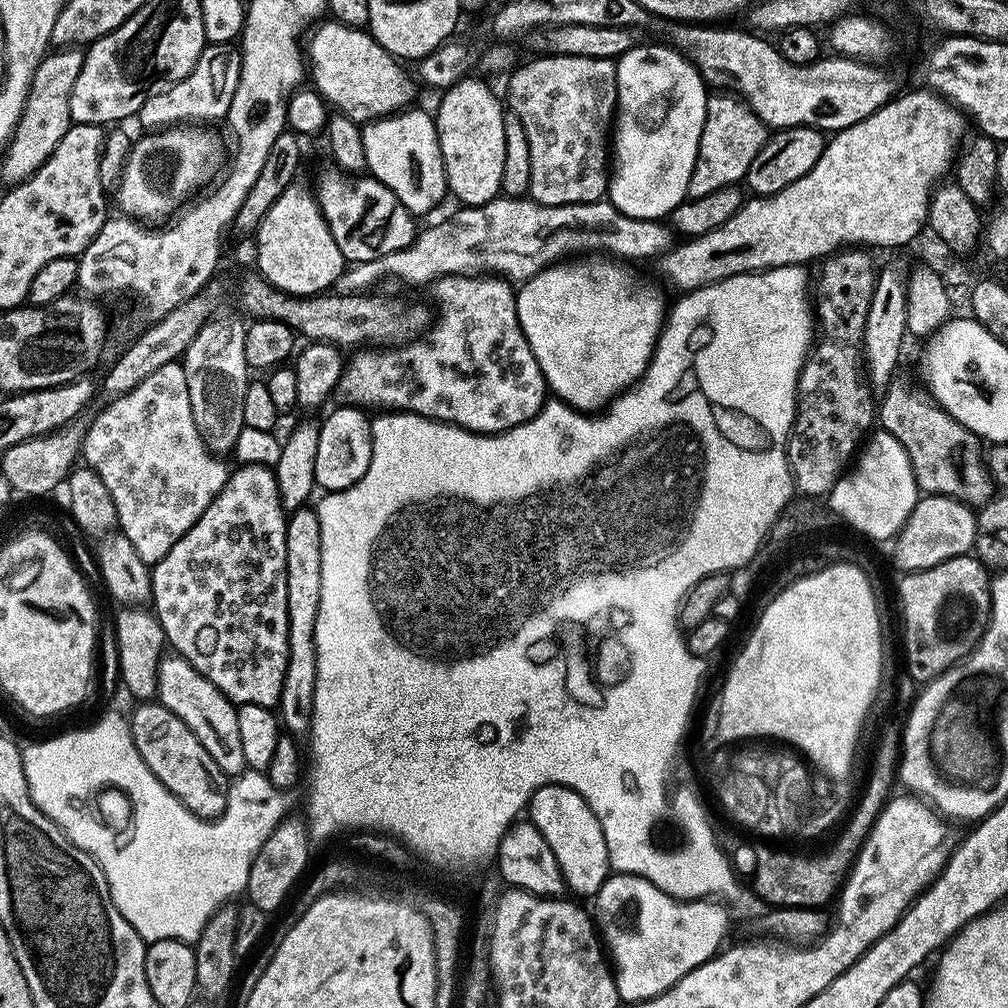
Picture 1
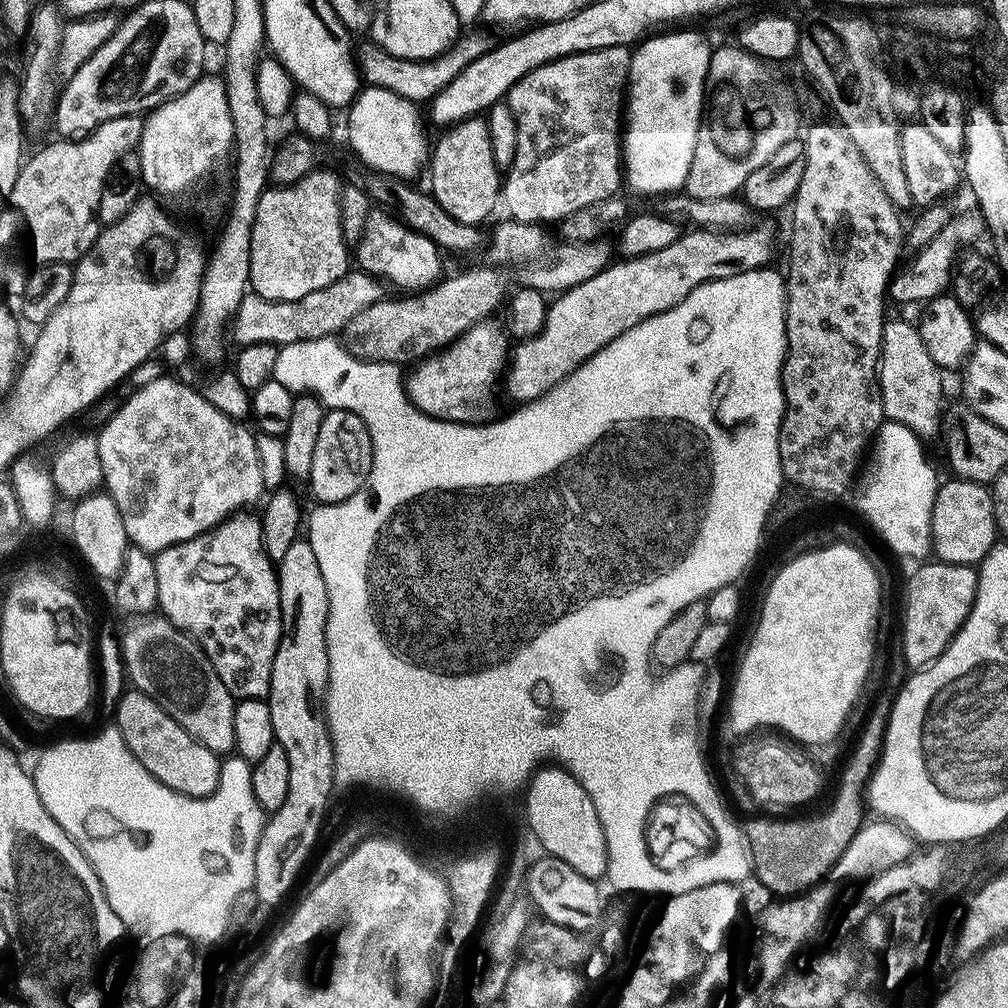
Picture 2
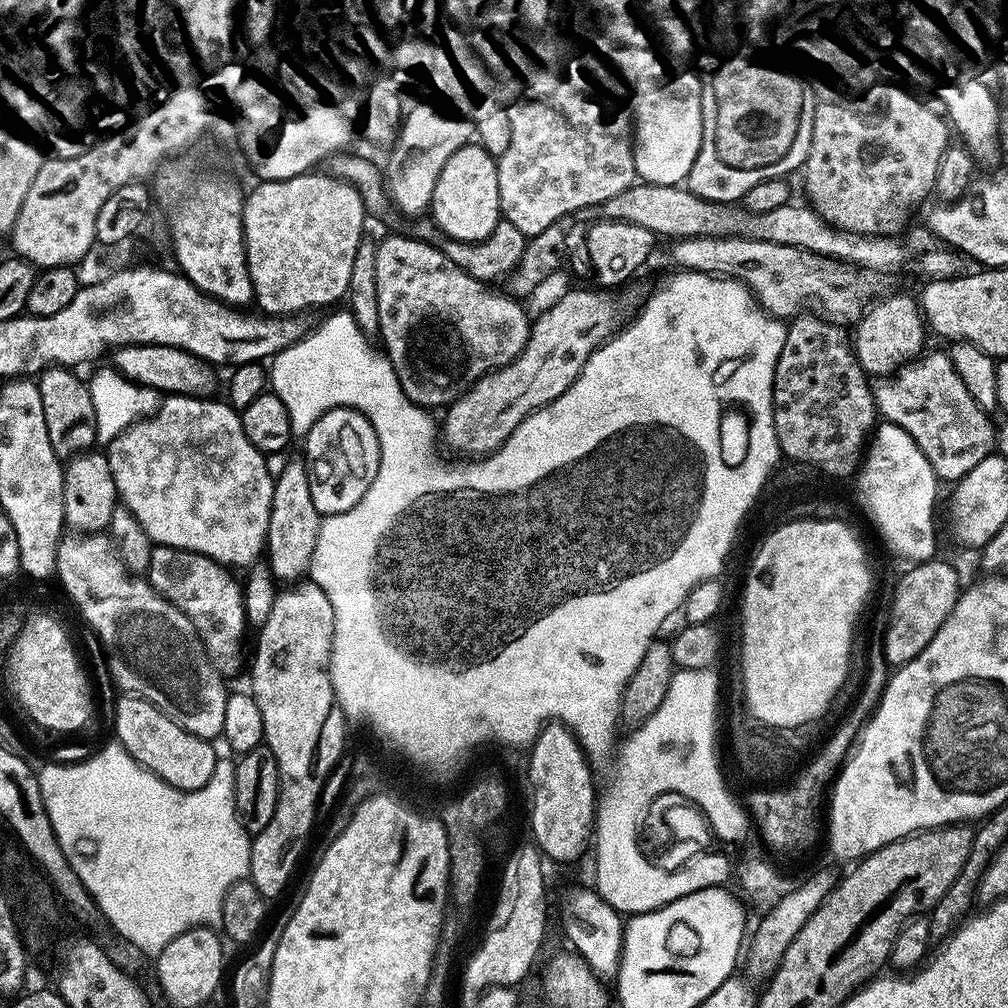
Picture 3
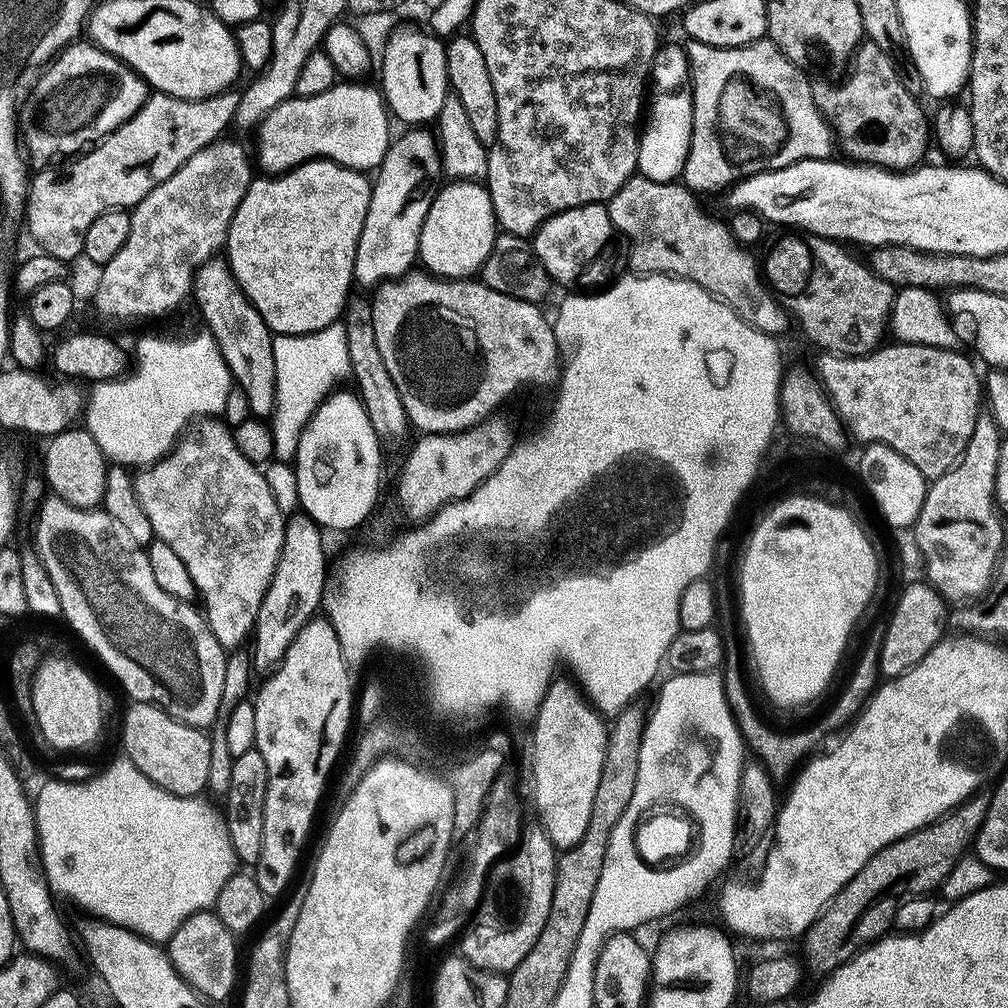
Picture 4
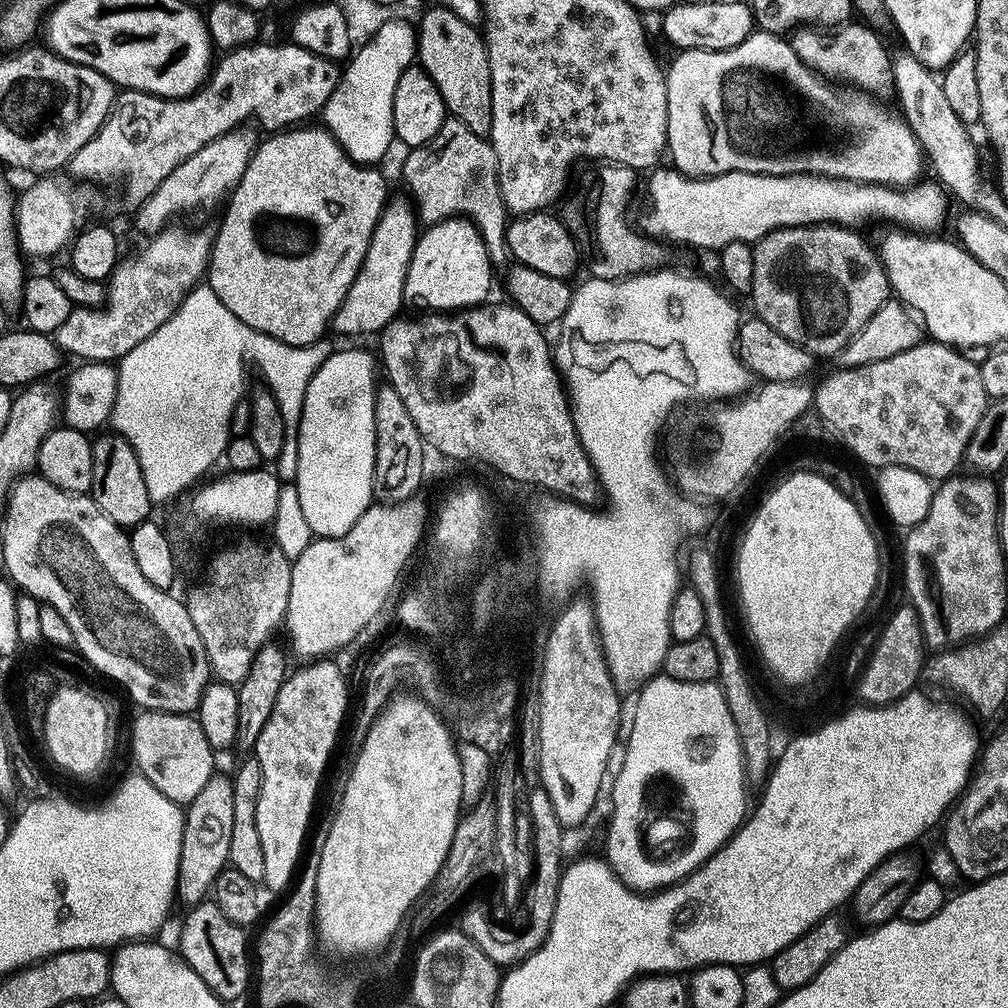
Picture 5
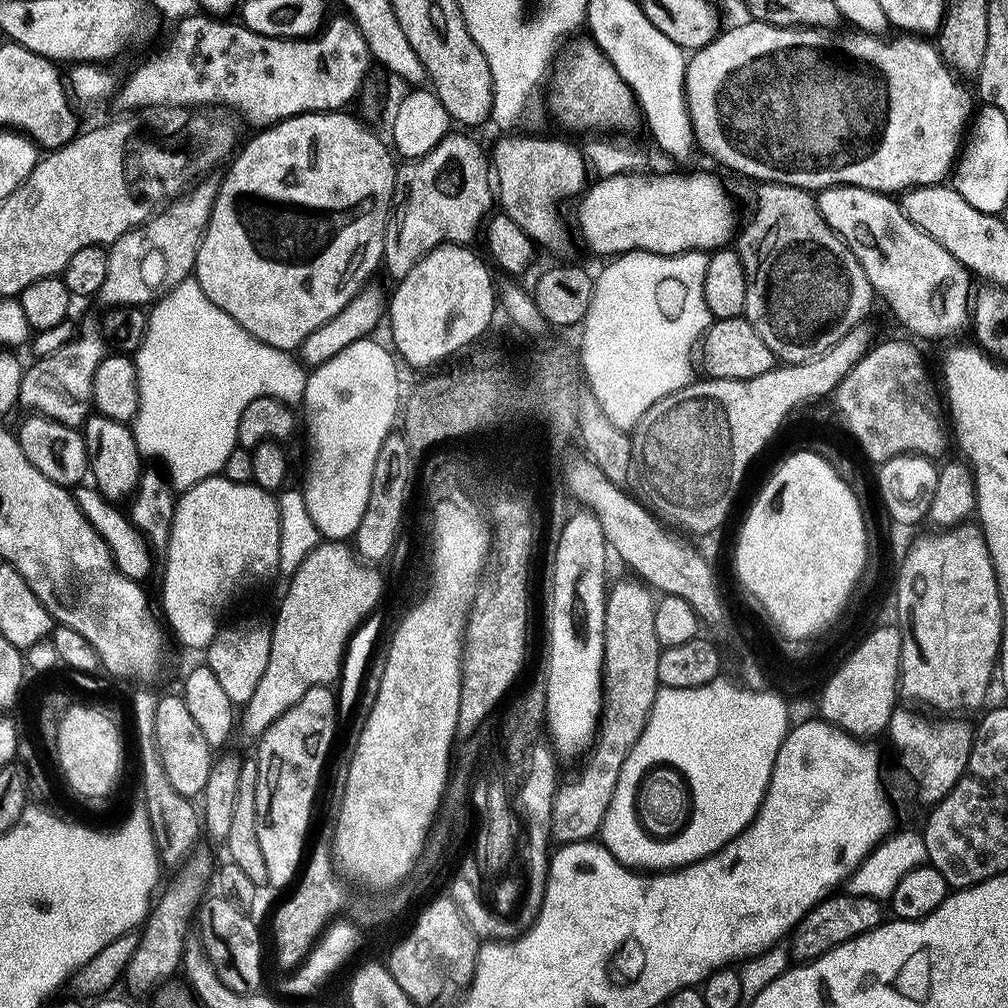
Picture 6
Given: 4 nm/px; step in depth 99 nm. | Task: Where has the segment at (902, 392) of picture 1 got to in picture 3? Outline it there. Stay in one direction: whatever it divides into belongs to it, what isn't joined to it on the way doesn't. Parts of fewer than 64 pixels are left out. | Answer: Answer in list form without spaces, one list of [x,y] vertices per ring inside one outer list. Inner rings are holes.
[[[892,296],[874,305],[861,318],[856,336],[854,332],[854,351],[869,377],[891,378],[925,355],[924,332],[926,321],[919,303],[913,297],[911,300],[908,296]]]

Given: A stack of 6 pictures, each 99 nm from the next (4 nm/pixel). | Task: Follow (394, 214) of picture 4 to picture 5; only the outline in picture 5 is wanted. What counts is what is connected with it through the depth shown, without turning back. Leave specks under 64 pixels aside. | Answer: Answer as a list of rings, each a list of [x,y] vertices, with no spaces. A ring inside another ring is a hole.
[[[393,199],[384,207],[366,254],[366,262],[358,278],[354,278],[354,286],[350,286],[350,294],[346,294],[346,302],[342,302],[336,315],[334,332],[338,335],[375,337],[390,327],[403,313],[400,311],[406,308],[406,278],[418,239],[418,212],[409,204],[404,200]]]

